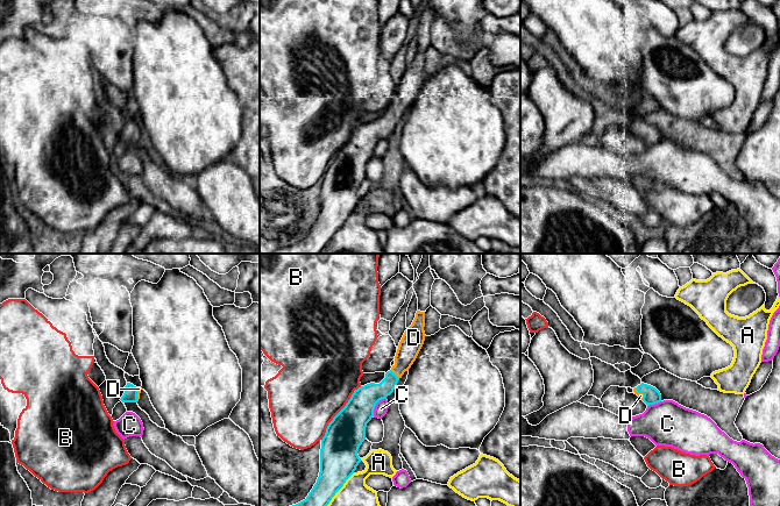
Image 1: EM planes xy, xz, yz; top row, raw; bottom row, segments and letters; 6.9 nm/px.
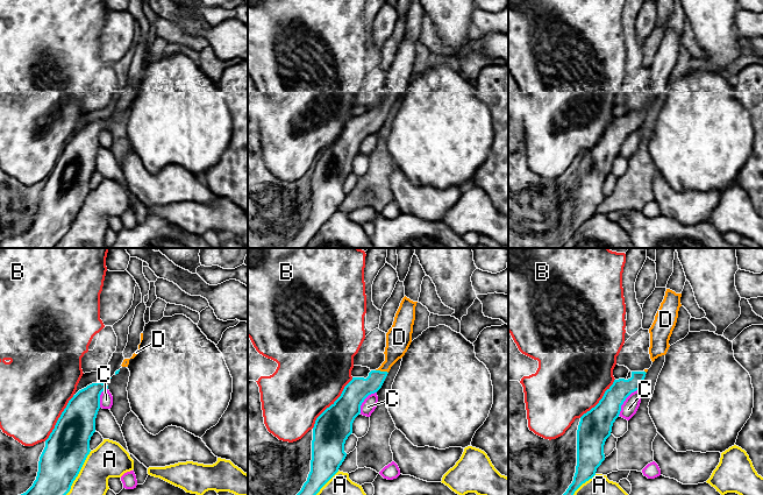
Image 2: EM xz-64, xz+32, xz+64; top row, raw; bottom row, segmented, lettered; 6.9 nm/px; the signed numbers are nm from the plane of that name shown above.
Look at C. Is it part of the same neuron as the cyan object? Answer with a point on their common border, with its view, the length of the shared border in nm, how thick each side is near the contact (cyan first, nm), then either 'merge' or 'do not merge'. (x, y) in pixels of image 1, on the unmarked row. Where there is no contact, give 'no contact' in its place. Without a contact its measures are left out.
xz (375, 144) | 160 nm | 240/90 nm | do not merge

